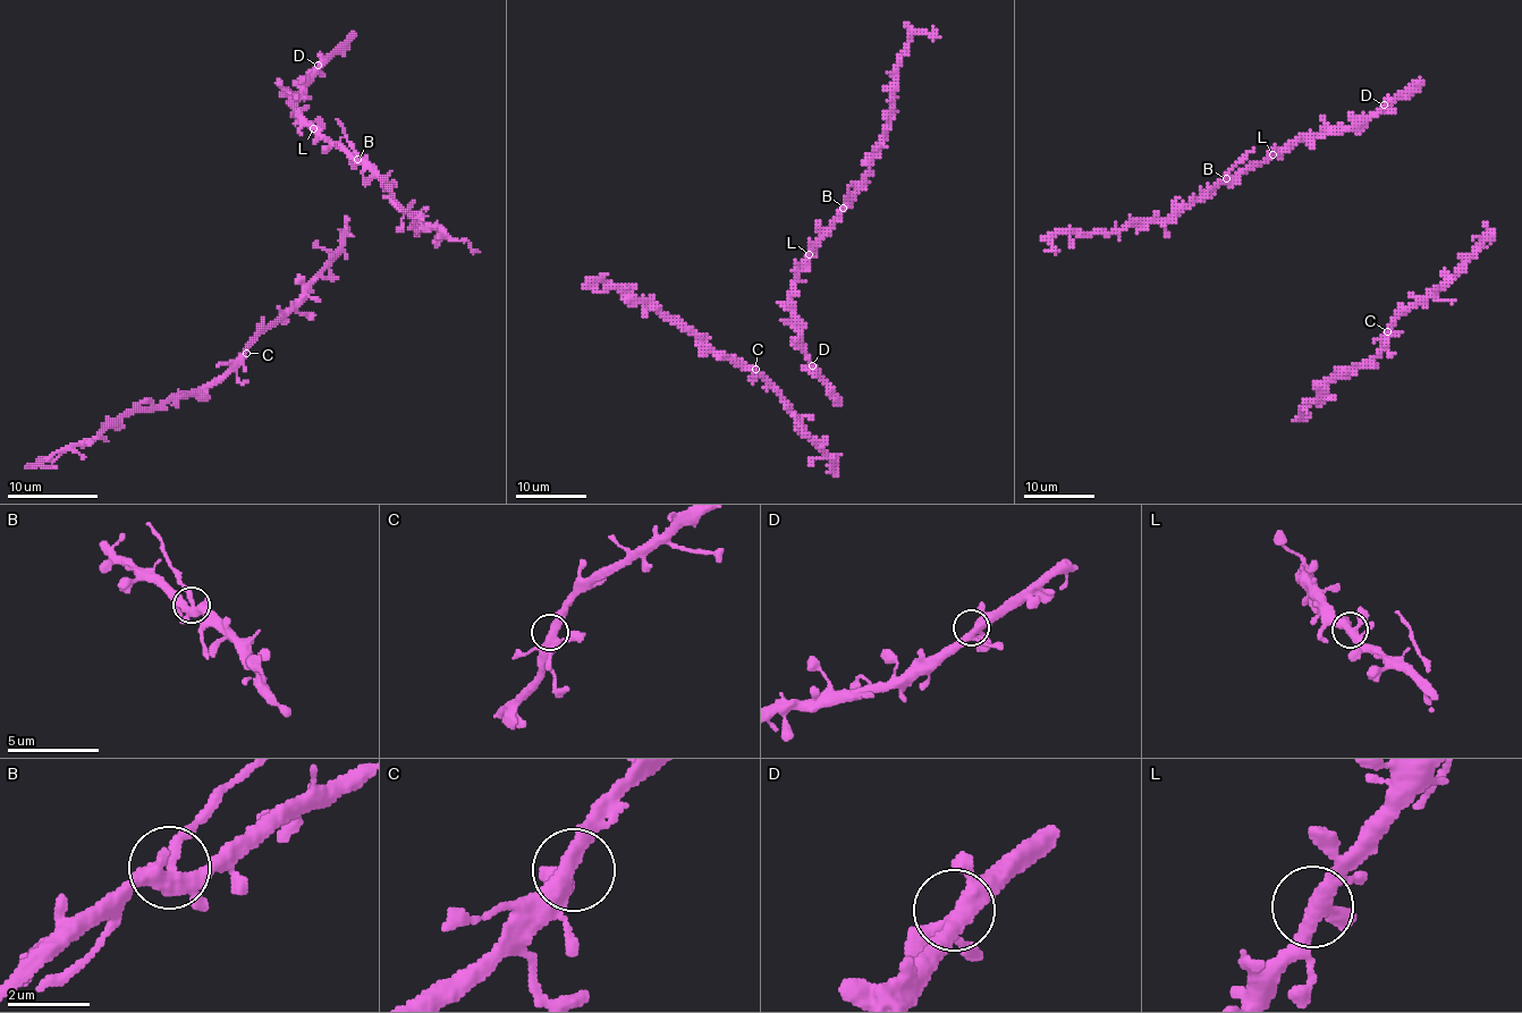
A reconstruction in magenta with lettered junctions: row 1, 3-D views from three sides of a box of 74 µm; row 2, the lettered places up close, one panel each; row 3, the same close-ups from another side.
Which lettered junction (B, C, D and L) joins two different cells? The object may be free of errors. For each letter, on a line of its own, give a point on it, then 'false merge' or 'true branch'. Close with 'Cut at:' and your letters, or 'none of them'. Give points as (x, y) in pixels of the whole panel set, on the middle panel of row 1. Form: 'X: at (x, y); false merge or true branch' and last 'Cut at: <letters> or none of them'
B: at (843, 208); false merge
C: at (755, 369); true branch
D: at (812, 365); true branch
L: at (809, 254); true branch
Cut at: B

